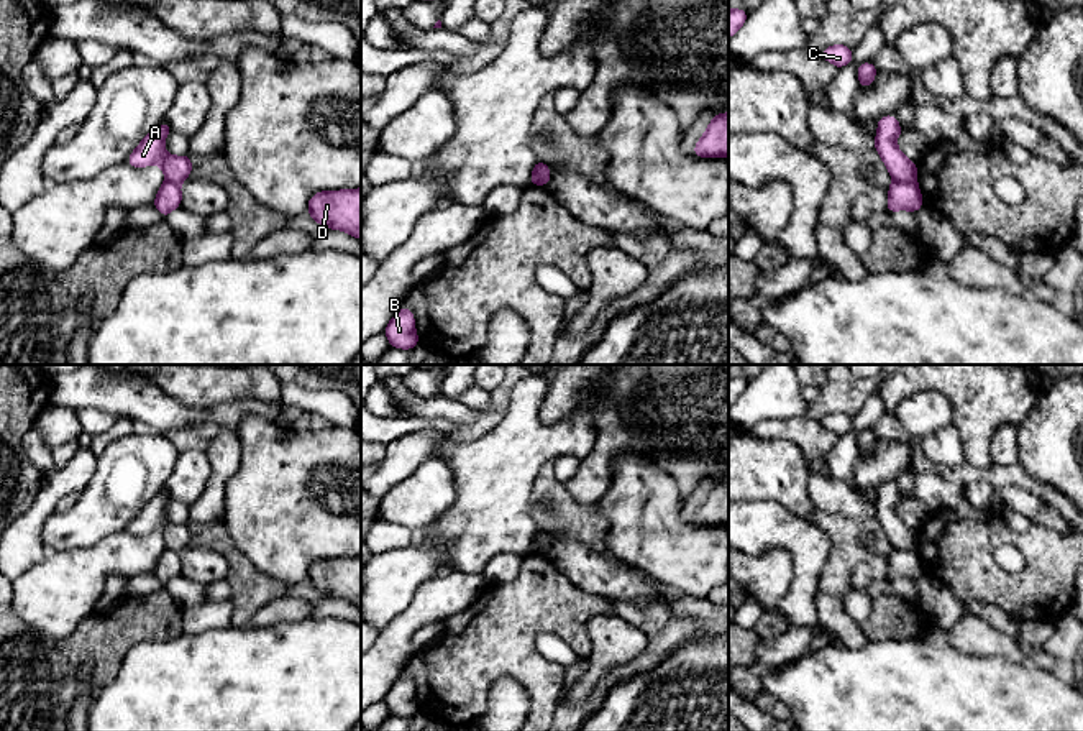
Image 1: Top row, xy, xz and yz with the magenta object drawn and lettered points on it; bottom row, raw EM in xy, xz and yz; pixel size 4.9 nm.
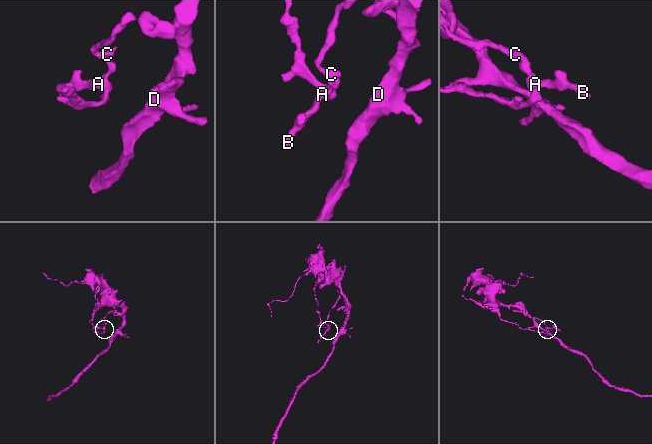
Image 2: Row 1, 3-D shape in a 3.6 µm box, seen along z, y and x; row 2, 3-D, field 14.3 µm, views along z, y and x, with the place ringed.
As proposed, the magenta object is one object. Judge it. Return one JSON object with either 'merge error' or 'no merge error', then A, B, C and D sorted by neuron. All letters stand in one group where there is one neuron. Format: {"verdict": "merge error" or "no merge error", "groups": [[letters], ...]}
{"verdict": "merge error", "groups": [["A", "B", "C"], ["D"]]}

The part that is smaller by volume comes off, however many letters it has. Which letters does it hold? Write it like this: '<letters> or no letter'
A, B, C

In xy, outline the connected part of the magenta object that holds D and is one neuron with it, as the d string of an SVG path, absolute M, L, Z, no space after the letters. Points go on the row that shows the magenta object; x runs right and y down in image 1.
M361 187L320 191L310 197L307 212L323 228L343 230L361 240Z

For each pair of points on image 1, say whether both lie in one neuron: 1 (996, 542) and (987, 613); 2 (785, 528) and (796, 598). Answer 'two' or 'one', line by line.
1: two
2: one

